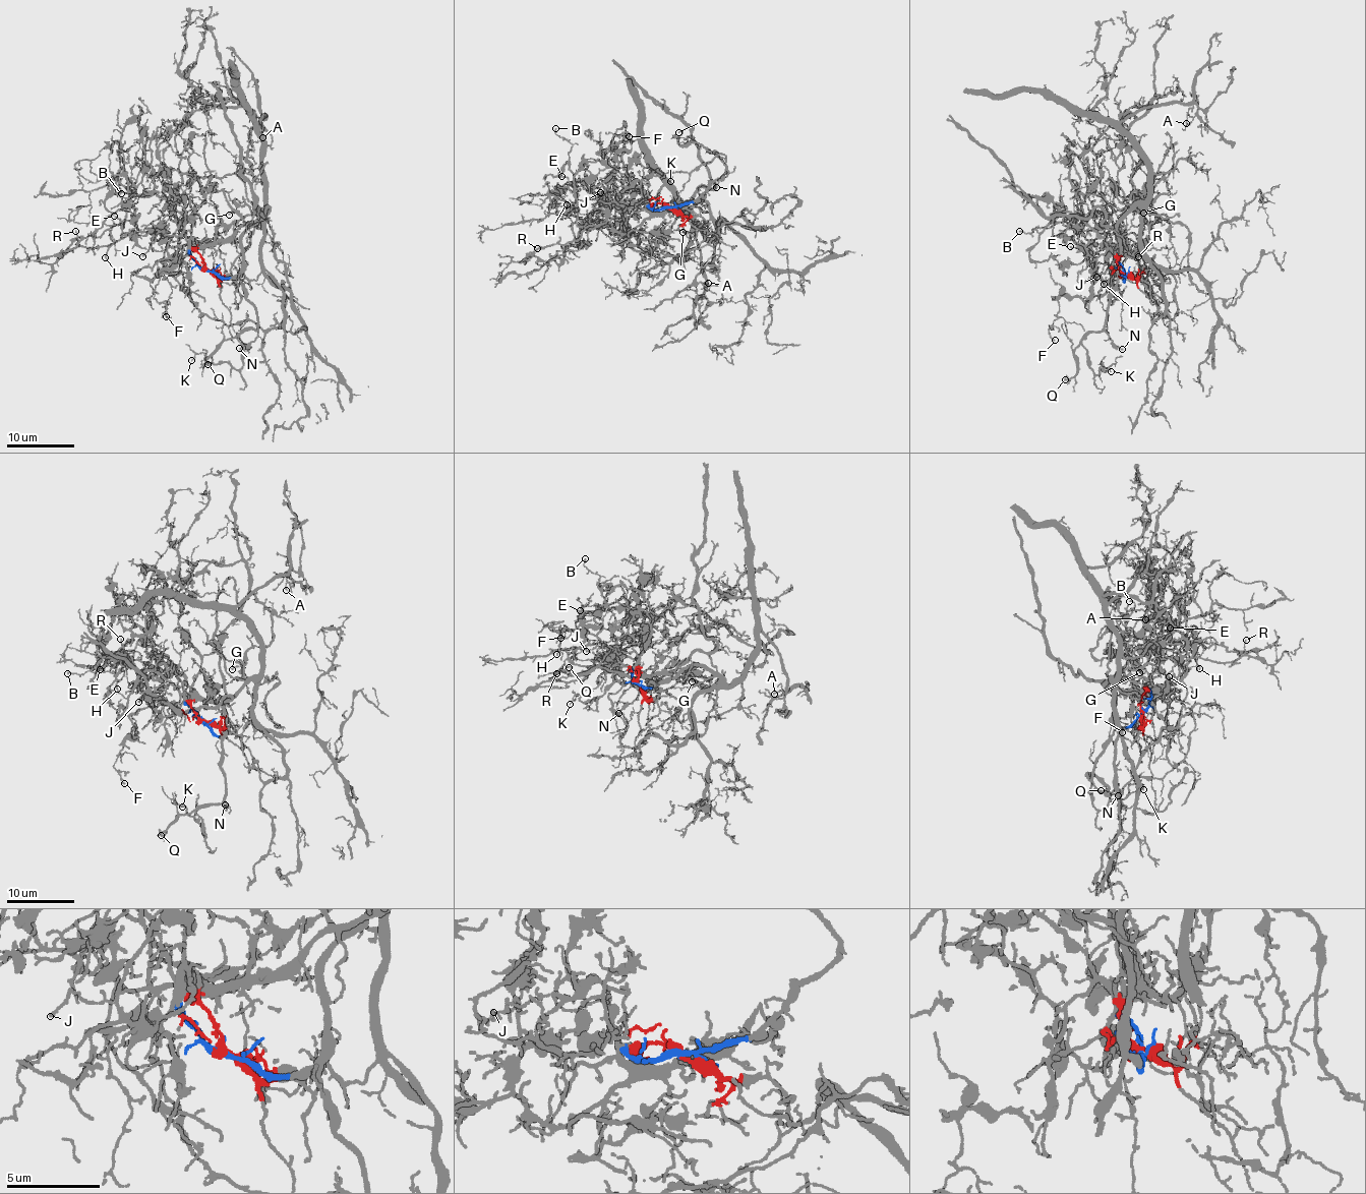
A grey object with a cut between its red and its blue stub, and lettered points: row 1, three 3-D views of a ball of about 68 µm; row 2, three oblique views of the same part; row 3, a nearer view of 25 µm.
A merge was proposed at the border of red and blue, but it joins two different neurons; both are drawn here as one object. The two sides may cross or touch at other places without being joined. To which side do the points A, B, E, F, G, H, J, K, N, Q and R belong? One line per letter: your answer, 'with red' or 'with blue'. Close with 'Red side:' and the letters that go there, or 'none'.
A: with blue
B: with red
E: with red
F: with red
G: with blue
H: with red
J: with red
K: with blue
N: with blue
Q: with blue
R: with red
Red side: B, E, F, H, J, R

